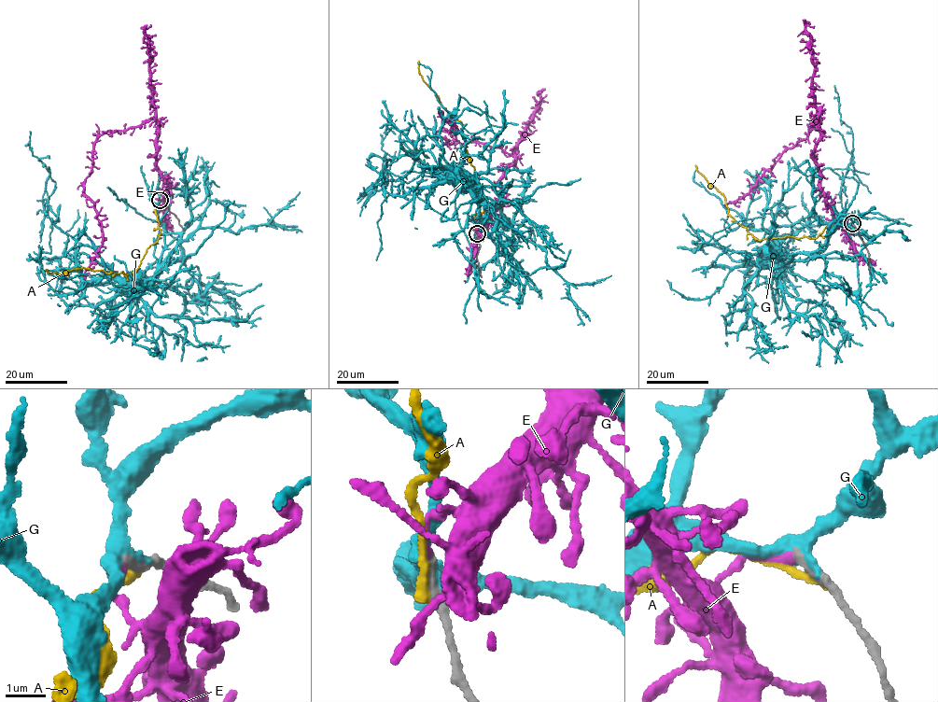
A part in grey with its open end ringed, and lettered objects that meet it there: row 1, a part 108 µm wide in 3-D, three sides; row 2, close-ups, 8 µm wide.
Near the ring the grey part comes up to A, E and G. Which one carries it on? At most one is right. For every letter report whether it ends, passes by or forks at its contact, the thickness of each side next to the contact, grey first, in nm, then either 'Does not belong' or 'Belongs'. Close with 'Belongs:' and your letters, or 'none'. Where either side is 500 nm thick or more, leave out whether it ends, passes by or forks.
A: It ends there. Thickness 300 nm (grey) against 240 nm. Does not belong
E: It ends there. Thickness 240 nm (grey) against 190 nm. Does not belong
G: It passes by. Thickness 280 nm (grey) against 360 nm. Does not belong
Belongs: none

